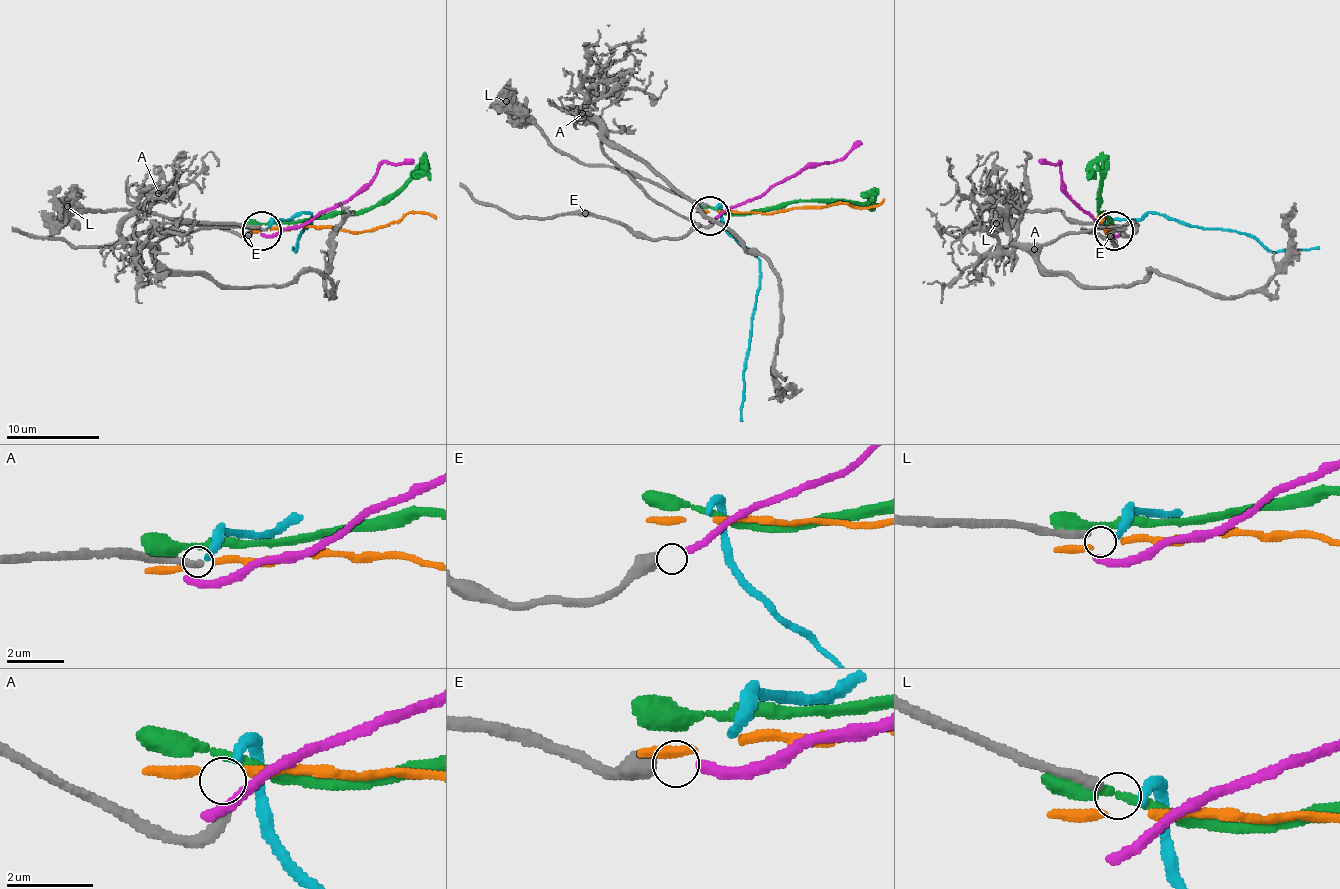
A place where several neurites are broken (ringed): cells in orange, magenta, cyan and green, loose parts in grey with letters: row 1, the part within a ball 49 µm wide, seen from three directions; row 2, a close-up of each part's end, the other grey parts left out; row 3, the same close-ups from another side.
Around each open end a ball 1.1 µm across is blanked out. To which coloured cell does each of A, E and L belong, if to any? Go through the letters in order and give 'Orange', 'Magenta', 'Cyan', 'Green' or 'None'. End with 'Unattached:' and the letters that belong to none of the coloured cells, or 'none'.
A: Cyan
E: Magenta
L: None
Unattached: L

